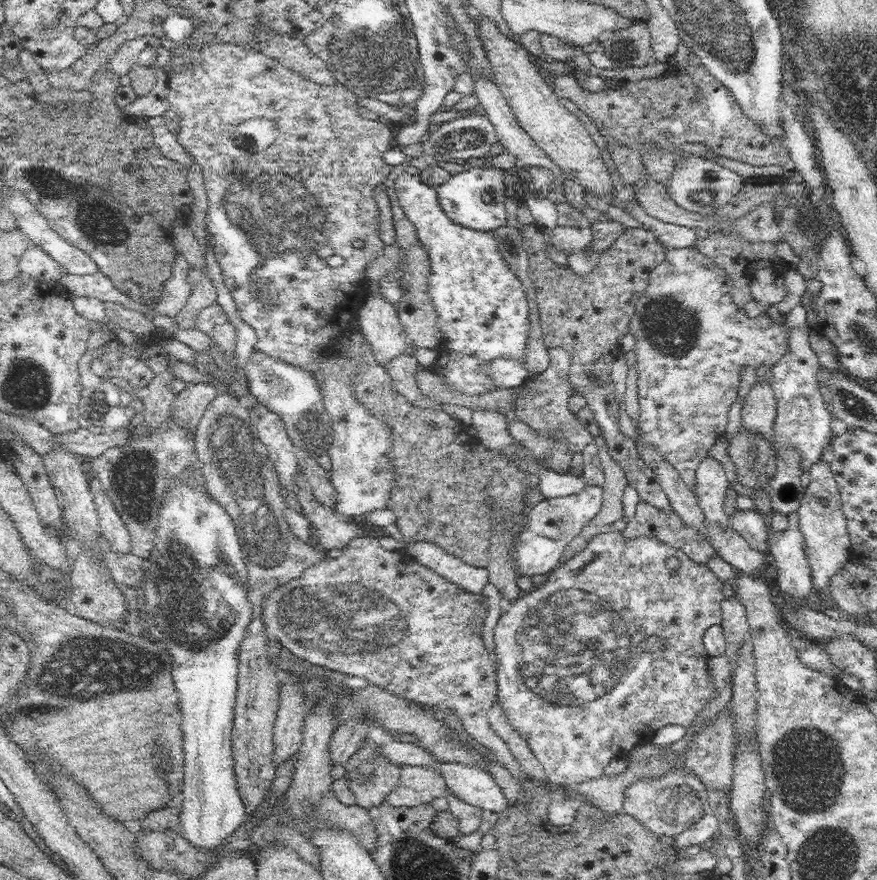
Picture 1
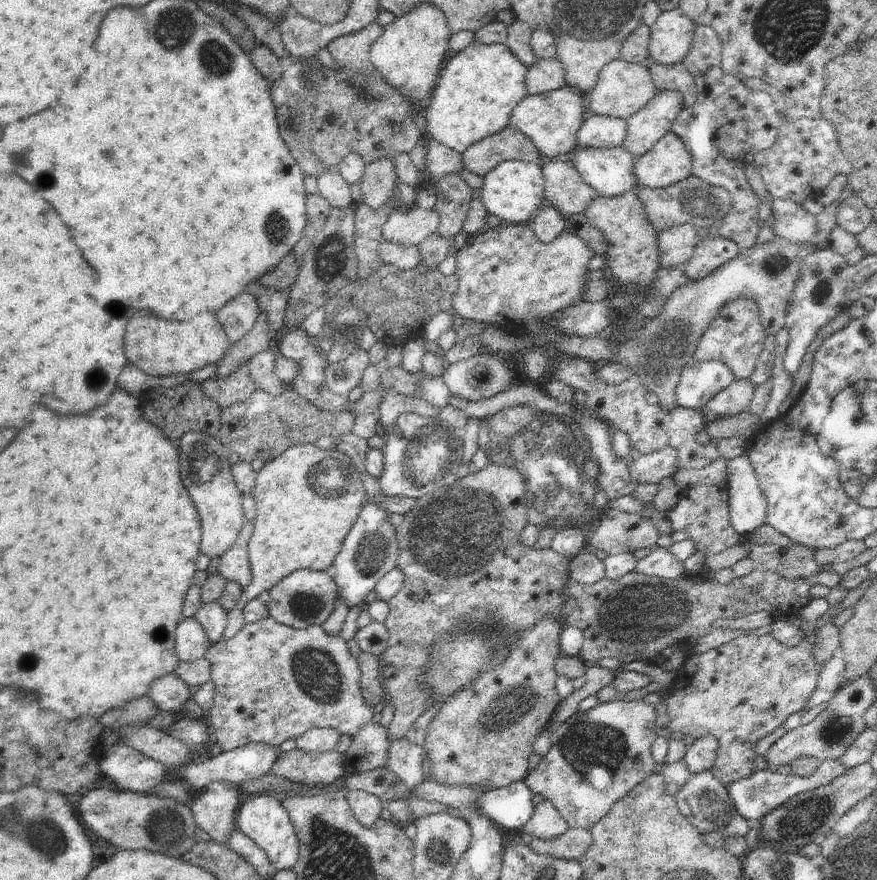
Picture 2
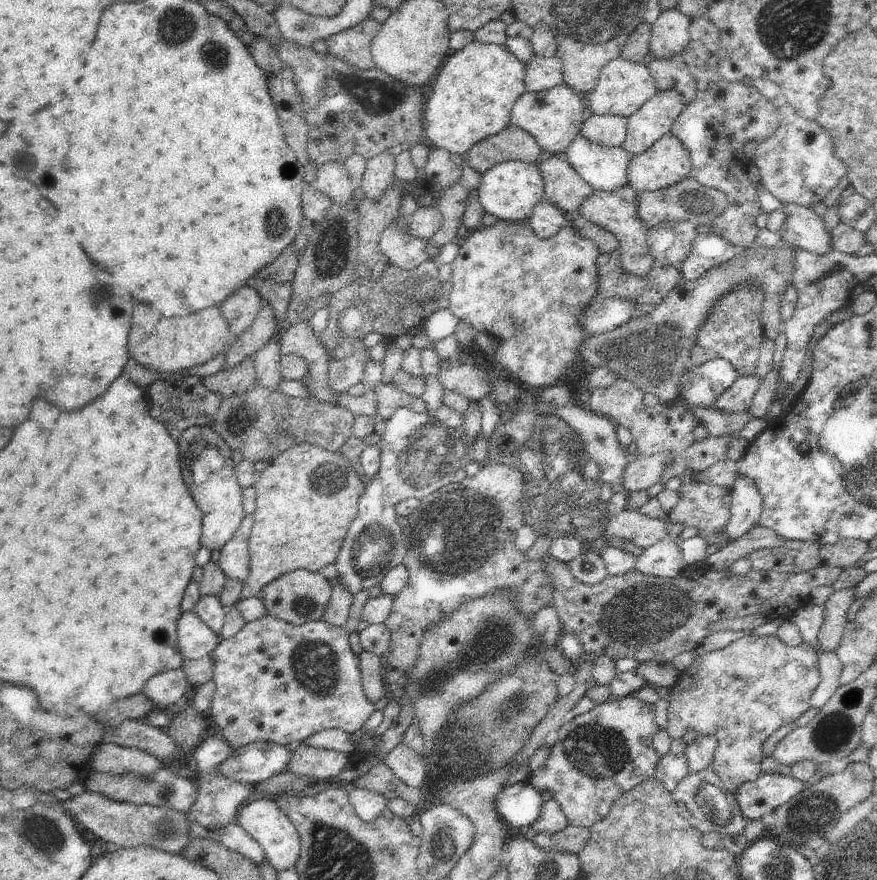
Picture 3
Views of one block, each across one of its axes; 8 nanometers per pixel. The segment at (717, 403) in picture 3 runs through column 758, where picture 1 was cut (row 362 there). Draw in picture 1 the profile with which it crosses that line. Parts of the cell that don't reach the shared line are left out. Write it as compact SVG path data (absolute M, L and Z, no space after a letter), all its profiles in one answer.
M370 294L364 300L364 304L359 306L359 328L363 338L371 346L372 355L378 363L385 366L392 357L397 357L402 353L414 355L415 350L406 340L402 323L397 311L397 307L390 302L382 294Z

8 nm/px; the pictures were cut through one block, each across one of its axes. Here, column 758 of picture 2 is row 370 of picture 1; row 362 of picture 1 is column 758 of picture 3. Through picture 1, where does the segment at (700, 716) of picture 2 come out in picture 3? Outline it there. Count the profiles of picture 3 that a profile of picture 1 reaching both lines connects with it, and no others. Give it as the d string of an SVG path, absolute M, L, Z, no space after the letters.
M749 635L723 649L698 655L688 668L681 671L668 691L667 733L672 739L682 738L690 730L698 737L714 735L718 746L709 767L720 777L726 790L734 794L741 784L762 778L760 762L765 757L762 752L764 741L811 707L809 700L821 679L817 653L816 648L806 641L791 647L774 635Z

